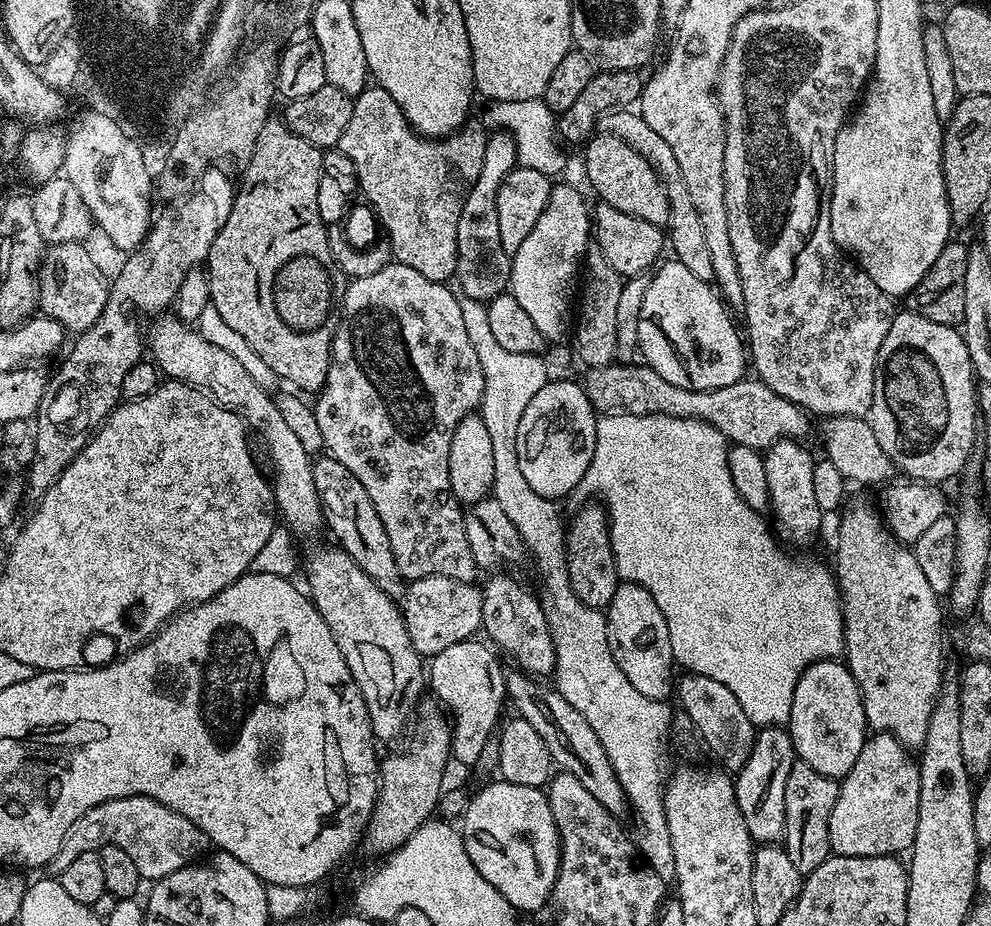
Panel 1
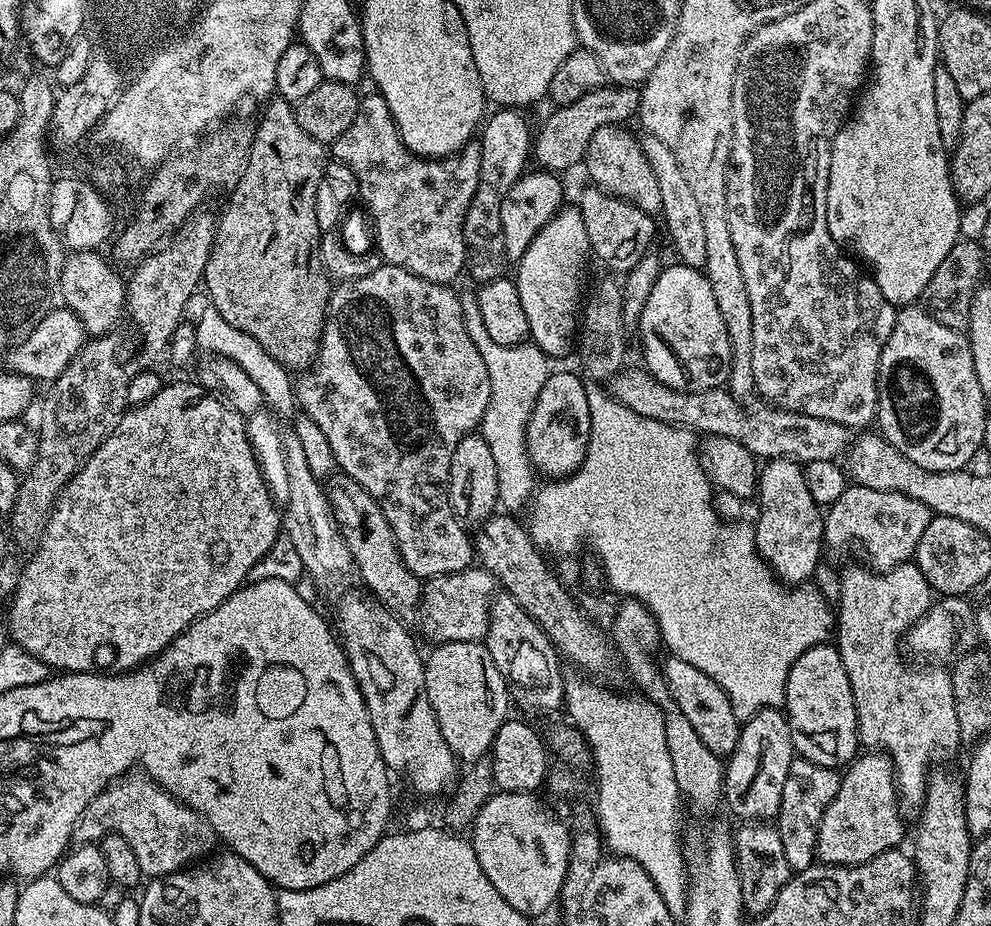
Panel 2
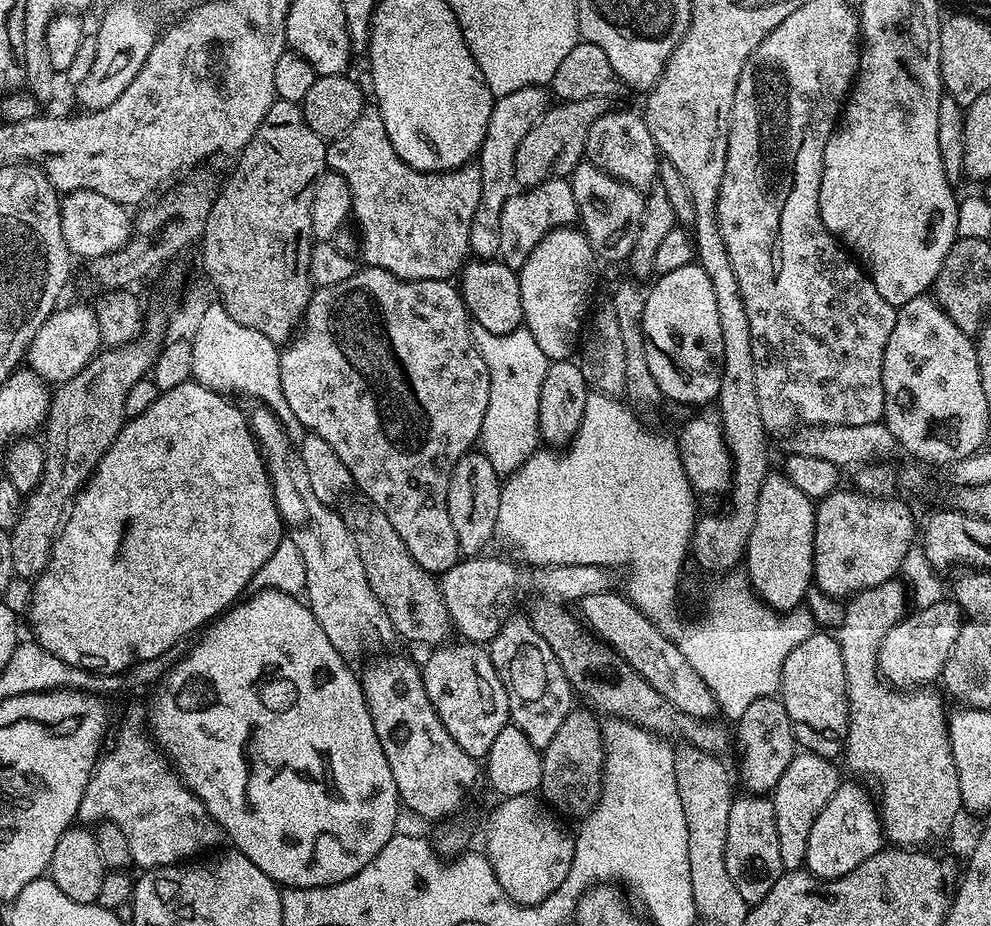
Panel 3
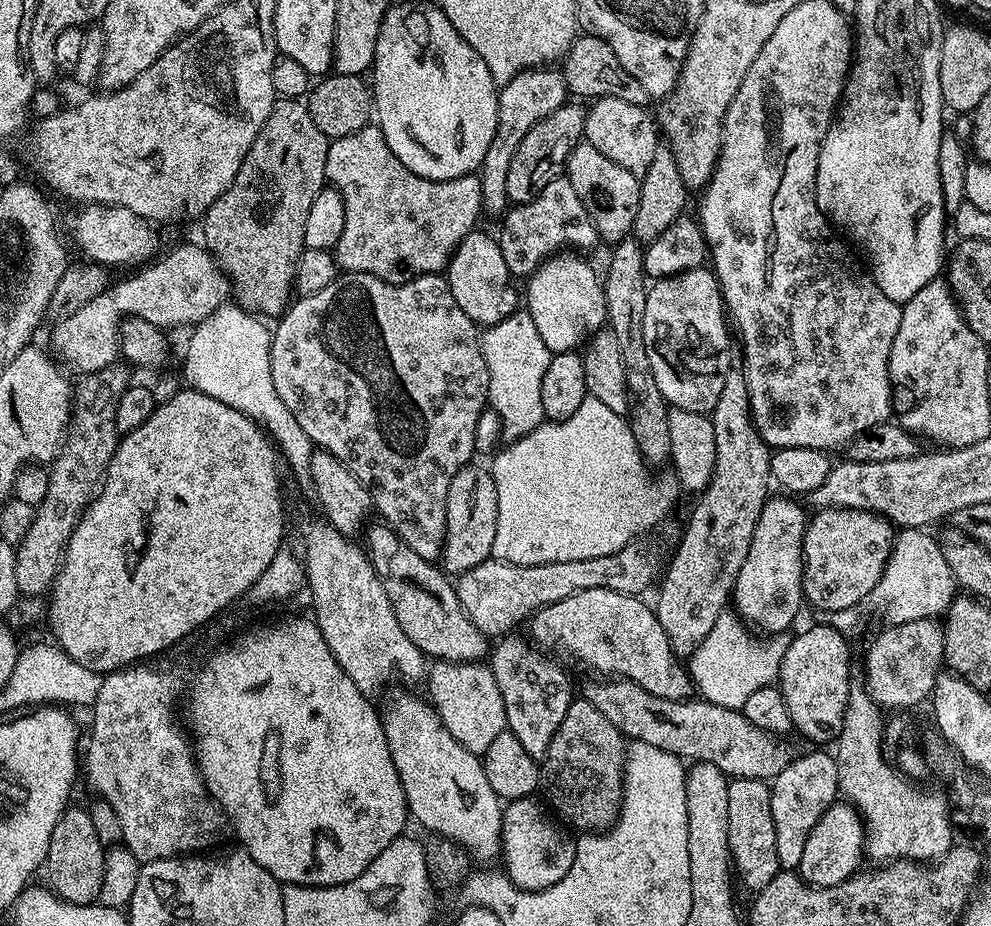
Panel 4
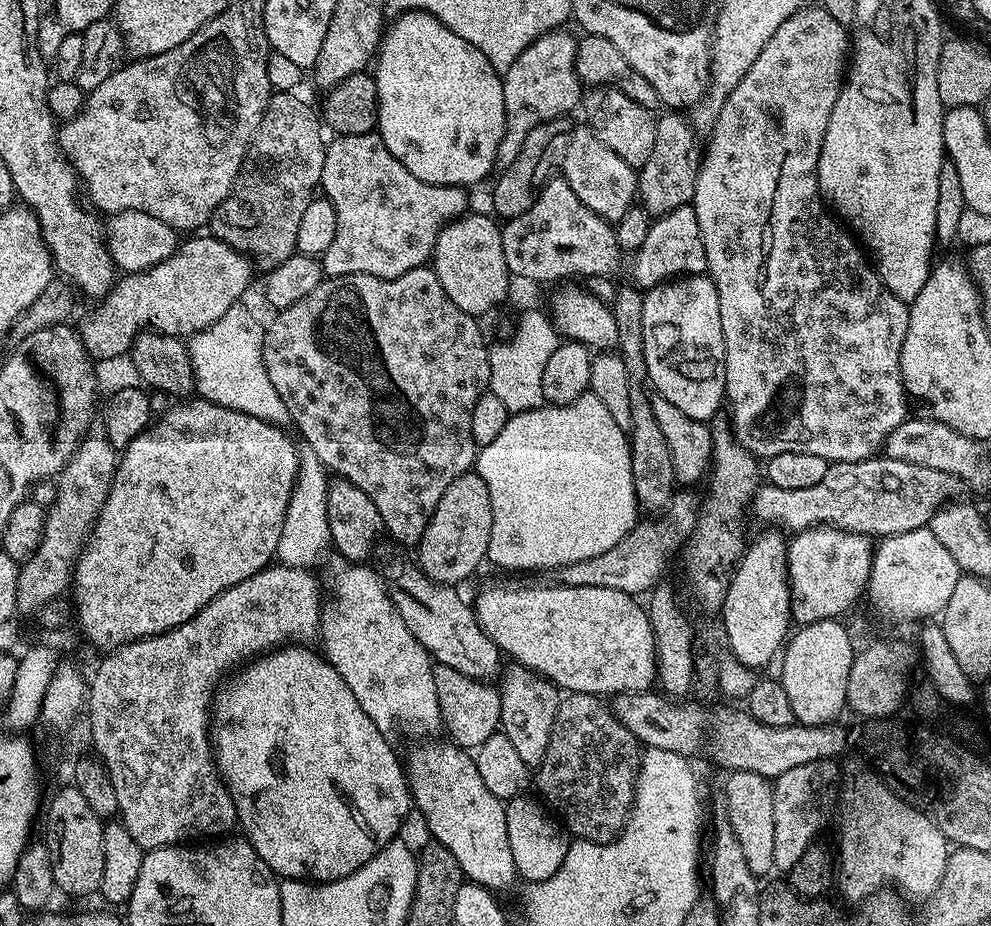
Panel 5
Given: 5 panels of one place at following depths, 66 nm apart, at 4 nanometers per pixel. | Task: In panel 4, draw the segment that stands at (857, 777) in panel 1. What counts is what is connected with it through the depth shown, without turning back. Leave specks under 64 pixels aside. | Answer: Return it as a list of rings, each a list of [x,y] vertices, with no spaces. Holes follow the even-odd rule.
[[[837,802],[828,807],[826,814],[818,818],[818,826],[810,830],[798,875],[805,884],[813,884],[816,888],[838,886],[857,875],[860,859],[865,859],[865,856],[864,821],[860,813],[847,802]]]

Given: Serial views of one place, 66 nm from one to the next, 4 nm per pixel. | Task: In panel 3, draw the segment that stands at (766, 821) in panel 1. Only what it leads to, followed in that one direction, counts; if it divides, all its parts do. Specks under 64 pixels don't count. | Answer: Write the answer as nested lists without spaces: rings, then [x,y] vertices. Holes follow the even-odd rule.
[[[779,695],[767,696],[766,698],[758,698],[755,702],[750,702],[750,706],[746,706],[746,710],[742,710],[742,718],[735,721],[734,734],[738,739],[740,738],[740,776],[738,772],[738,780],[744,783],[743,791],[748,794],[768,794],[773,788],[778,786],[778,778],[782,778],[782,774],[786,774],[786,766],[790,766],[790,762],[795,758],[798,745],[796,742],[796,735],[794,734],[794,726],[790,722],[790,714],[786,714],[786,706],[780,701]]]

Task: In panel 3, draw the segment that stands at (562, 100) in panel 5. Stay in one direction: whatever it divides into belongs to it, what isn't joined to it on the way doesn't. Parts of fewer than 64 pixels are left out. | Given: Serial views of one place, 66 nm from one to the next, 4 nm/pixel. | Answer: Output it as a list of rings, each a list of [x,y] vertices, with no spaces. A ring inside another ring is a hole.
[[[526,86],[522,90],[514,90],[514,94],[495,97],[490,122],[486,126],[486,138],[482,138],[478,153],[482,174],[482,198],[478,198],[478,210],[474,210],[474,222],[470,222],[468,247],[473,257],[482,260],[499,257],[502,206],[506,206],[506,202],[514,195],[516,184],[514,154],[518,154],[518,146],[522,138],[526,138],[530,126],[534,126],[534,122],[538,122],[549,107],[549,93],[540,86]]]

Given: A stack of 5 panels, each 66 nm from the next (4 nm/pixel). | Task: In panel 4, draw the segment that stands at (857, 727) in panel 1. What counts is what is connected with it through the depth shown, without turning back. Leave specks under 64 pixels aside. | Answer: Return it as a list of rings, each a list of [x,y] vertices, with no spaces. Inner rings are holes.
[[[813,623],[812,628],[808,628],[805,632],[800,632],[795,637],[794,635],[789,639],[788,649],[786,654],[782,658],[780,663],[780,678],[778,681],[778,687],[782,698],[786,698],[786,710],[790,710],[790,718],[792,719],[792,727],[798,733],[801,732],[808,740],[813,740],[813,745],[816,746],[828,746],[835,742],[840,737],[840,731],[842,730],[842,722],[844,721],[844,711],[848,705],[848,683],[854,679],[854,672],[852,672],[852,652],[848,649],[850,644],[849,637],[844,636],[838,630],[834,630],[830,626],[825,624]]]

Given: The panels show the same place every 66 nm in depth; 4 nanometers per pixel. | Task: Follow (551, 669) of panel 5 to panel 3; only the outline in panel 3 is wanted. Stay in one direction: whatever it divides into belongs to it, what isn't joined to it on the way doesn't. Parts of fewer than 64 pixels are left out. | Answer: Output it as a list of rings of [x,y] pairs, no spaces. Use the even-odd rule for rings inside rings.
[[[609,590],[602,594],[590,594],[590,598],[579,601],[578,612],[583,623],[625,659],[654,690],[658,690],[658,694],[662,694],[666,702],[670,702],[682,714],[711,721],[718,709],[710,686],[706,686],[698,670],[694,670],[694,666],[686,662],[682,650],[678,650],[678,646],[674,646],[674,642],[670,642],[670,638],[666,638],[666,634],[662,634],[662,630],[658,630],[658,626],[654,626],[654,622],[650,622],[646,614],[642,614],[642,610],[634,607],[627,595],[617,592]]]

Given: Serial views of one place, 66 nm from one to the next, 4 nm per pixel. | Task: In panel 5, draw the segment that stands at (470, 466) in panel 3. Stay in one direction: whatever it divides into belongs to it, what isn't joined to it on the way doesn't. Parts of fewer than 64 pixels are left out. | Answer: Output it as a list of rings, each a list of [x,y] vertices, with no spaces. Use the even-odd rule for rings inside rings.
[[[475,471],[463,472],[454,478],[454,482],[450,482],[450,486],[446,486],[446,494],[442,494],[424,531],[424,537],[418,545],[420,568],[438,584],[460,586],[467,576],[475,574],[480,563],[485,563],[491,529],[490,490],[486,490],[486,482],[482,482]]]

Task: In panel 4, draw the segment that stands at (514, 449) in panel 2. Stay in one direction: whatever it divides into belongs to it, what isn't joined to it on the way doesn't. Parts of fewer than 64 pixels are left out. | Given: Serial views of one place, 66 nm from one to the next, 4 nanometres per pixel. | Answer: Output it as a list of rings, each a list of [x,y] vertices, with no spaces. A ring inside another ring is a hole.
[[[517,310],[508,316],[502,322],[497,324],[489,324],[479,333],[480,337],[480,349],[482,354],[486,358],[486,370],[490,374],[490,382],[488,383],[488,404],[496,411],[496,416],[500,419],[500,432],[505,436],[505,441],[511,442],[520,439],[520,437],[525,436],[527,432],[532,432],[537,428],[539,424],[545,423],[546,417],[544,411],[542,410],[542,377],[546,374],[546,366],[550,366],[553,352],[546,346],[546,342],[542,342],[542,334],[538,332],[538,326],[534,326],[534,318],[530,318],[530,314],[526,310]]]

